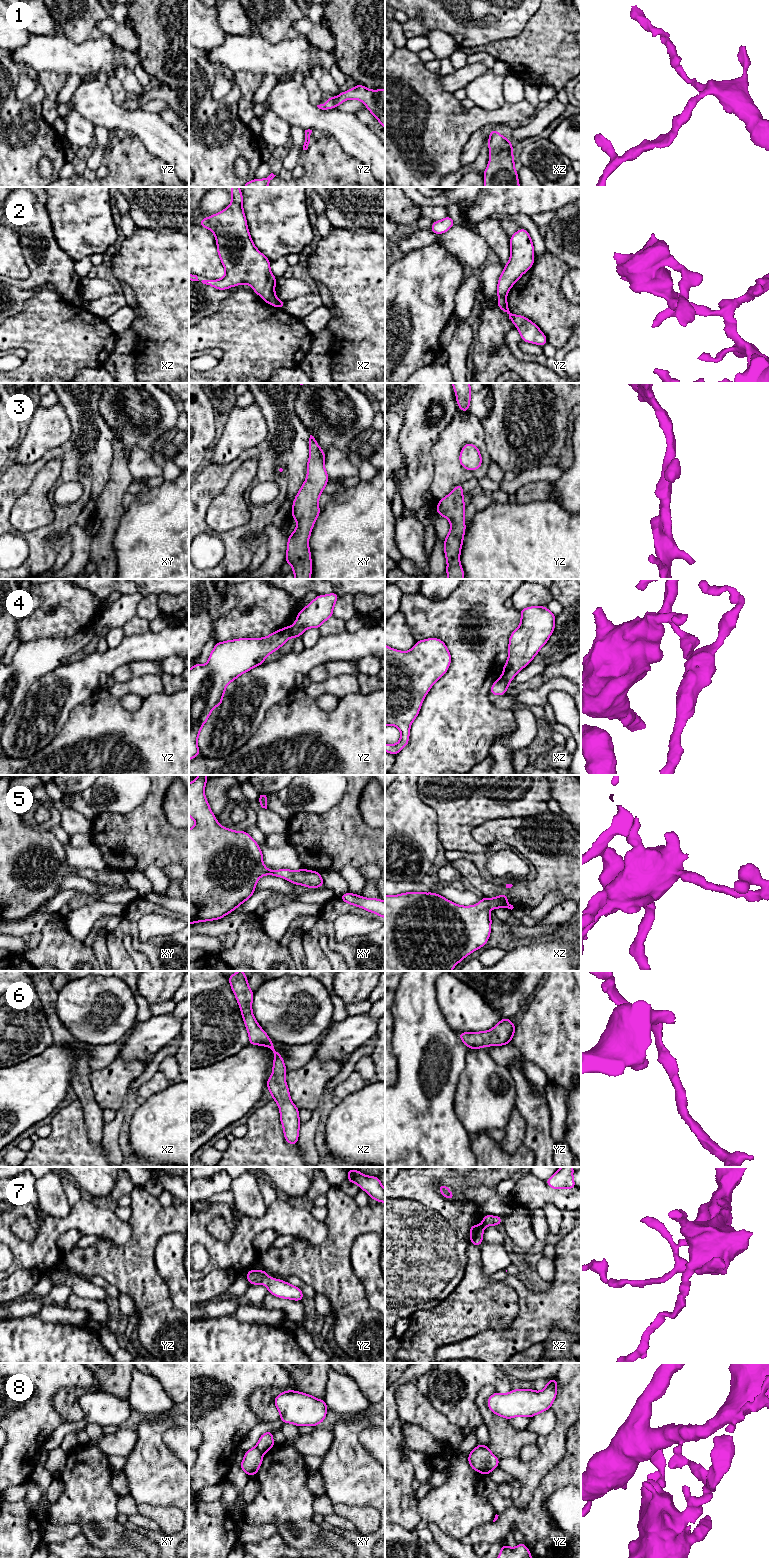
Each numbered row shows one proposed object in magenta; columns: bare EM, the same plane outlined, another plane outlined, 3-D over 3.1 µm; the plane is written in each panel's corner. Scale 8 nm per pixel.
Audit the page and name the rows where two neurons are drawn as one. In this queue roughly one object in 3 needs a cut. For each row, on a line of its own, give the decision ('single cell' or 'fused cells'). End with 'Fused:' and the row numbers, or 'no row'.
1: single cell
2: fused cells
3: single cell
4: fused cells
5: single cell
6: single cell
7: fused cells
8: fused cells
Fused: 2, 4, 7, 8

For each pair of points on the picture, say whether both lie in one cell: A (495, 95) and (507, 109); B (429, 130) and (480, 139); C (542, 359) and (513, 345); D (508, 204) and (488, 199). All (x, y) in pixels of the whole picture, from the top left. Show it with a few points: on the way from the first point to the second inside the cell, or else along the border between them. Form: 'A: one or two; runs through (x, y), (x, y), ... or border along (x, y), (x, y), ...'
A: two; border along (506, 102), (492, 110), (480, 108)
B: two; border along (480, 128), (470, 136), (459, 158)
C: one; runs through (534, 358), (524, 357), (519, 353)
D: one; runs through (503, 199), (493, 199)

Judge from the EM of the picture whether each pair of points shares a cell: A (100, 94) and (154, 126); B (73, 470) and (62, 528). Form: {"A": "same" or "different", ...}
{"A": "same", "B": "same"}

